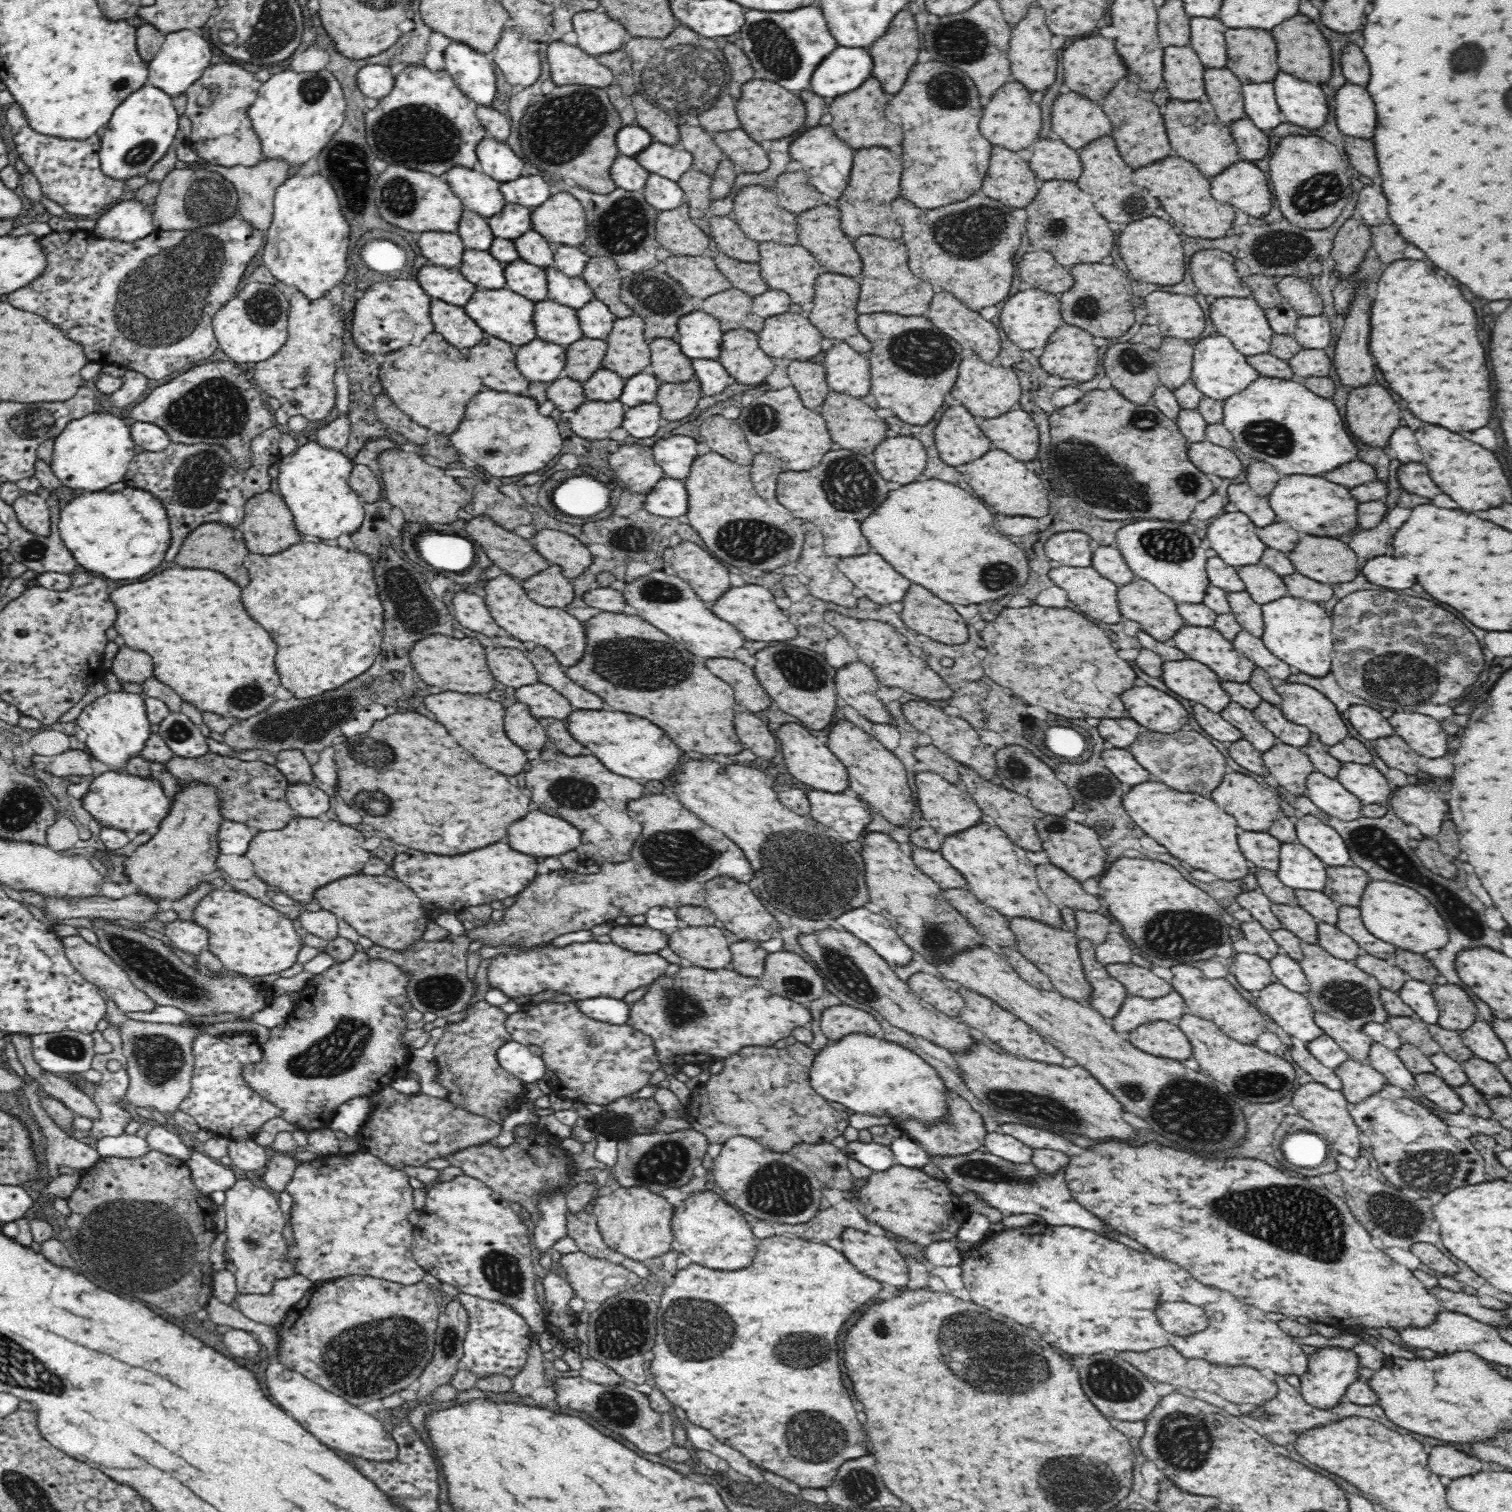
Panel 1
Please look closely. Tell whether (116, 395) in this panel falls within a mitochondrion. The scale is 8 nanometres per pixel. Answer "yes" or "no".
no

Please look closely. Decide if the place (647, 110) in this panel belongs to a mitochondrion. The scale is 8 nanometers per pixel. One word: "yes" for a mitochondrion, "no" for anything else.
yes

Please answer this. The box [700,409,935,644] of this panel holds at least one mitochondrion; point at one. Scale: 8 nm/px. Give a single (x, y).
(749, 538)

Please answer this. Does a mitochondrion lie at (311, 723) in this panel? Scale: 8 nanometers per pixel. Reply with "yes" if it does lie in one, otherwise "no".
yes

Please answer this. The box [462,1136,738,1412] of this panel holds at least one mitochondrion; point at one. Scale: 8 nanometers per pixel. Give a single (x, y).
(623, 1326)

